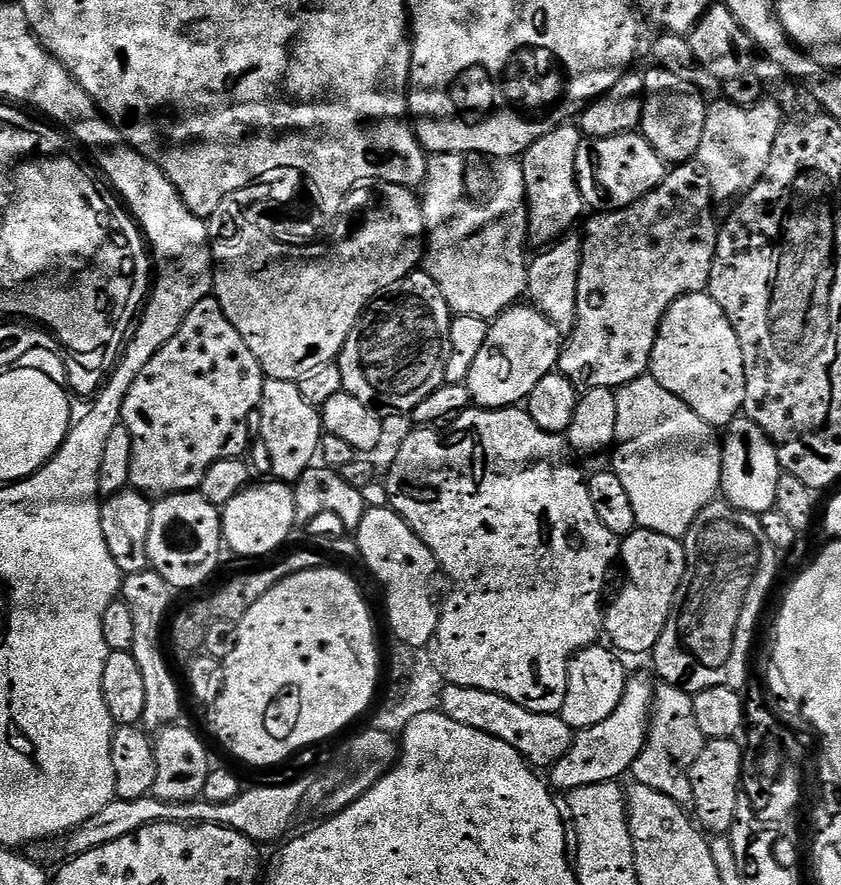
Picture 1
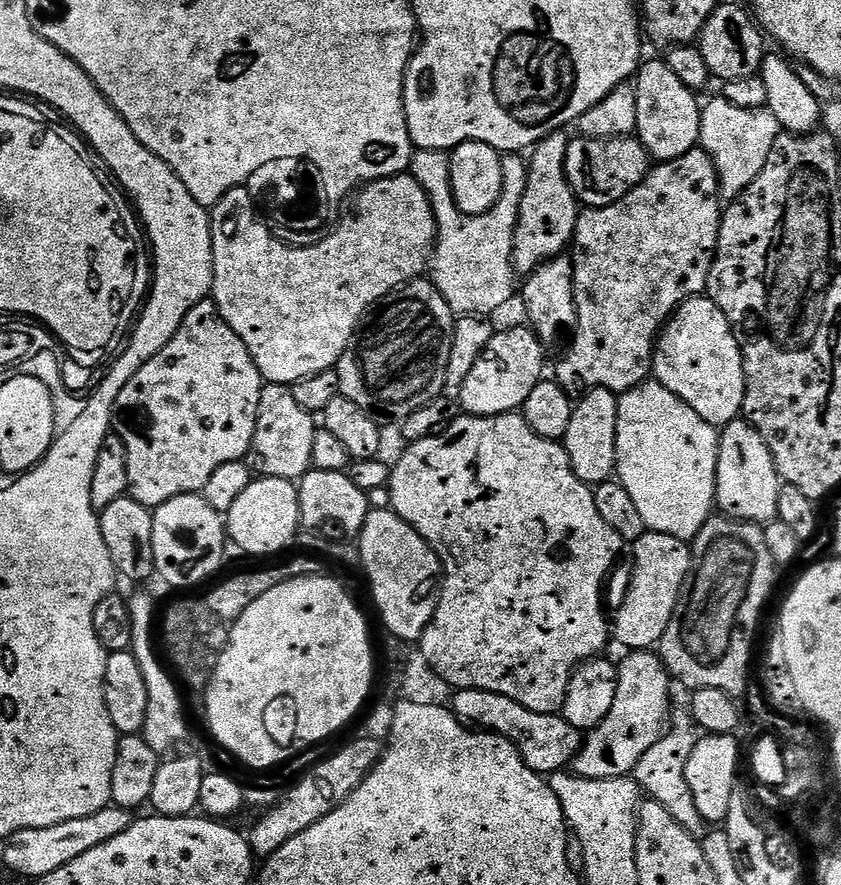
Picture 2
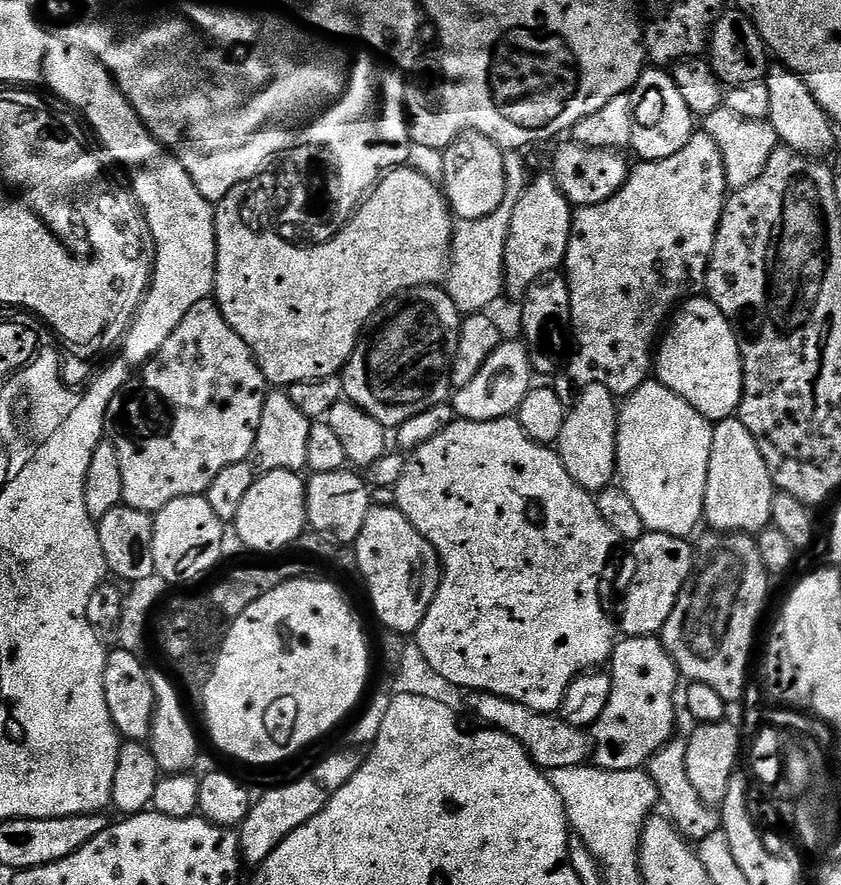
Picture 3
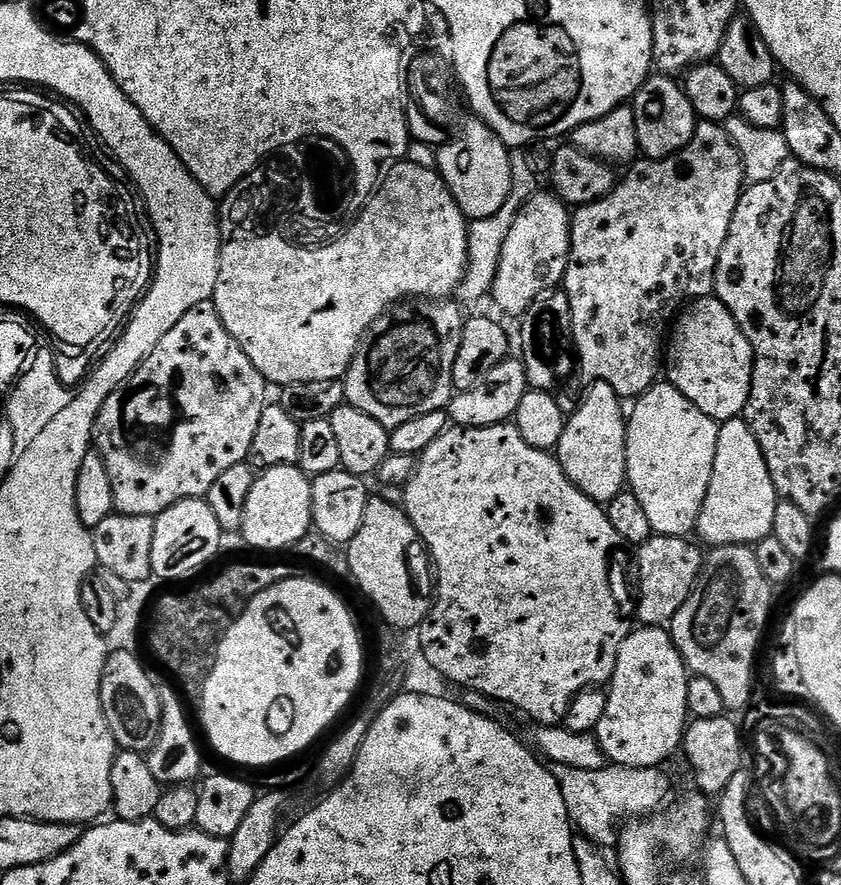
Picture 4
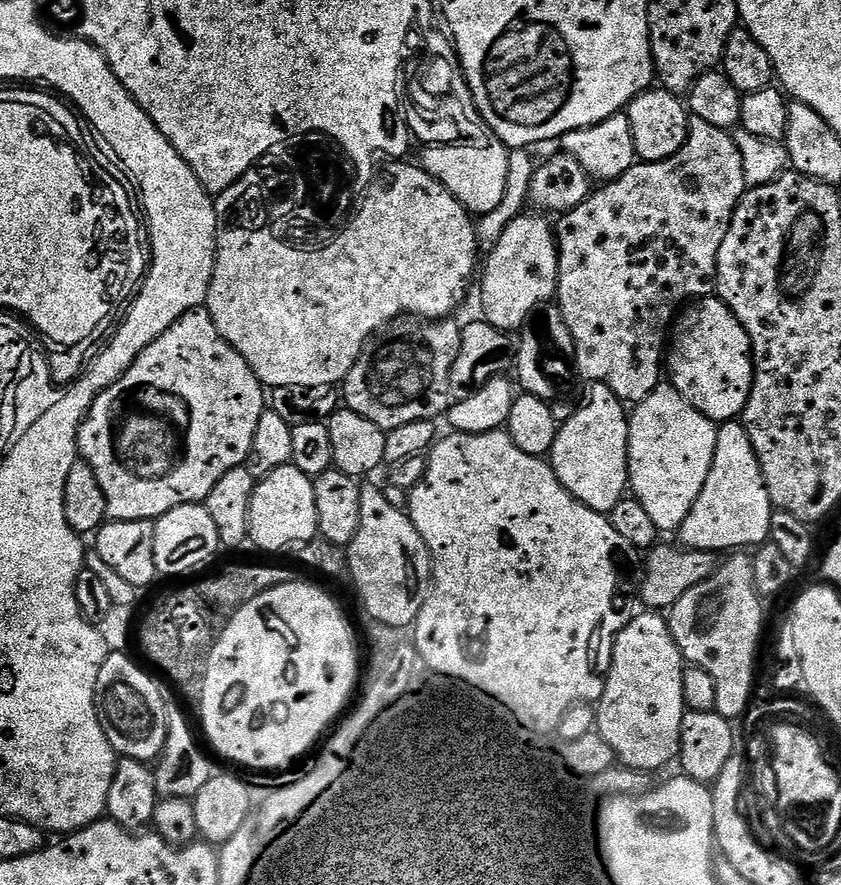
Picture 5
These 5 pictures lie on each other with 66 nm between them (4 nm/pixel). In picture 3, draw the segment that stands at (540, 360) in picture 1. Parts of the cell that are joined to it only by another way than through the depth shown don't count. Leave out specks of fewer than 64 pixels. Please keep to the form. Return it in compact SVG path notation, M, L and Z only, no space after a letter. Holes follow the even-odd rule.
M505 339L486 358L486 364L466 386L457 389L450 403L453 413L468 421L494 421L513 415L520 407L522 398L532 387L534 373L528 357L528 349L519 339ZM517 340L517 341L516 341ZM532 380L532 381L531 381Z

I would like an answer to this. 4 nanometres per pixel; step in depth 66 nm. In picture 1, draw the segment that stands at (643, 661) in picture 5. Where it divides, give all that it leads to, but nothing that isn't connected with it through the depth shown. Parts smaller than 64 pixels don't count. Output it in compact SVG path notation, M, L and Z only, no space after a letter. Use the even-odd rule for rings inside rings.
M629 675L618 710L614 710L606 722L579 729L573 735L570 750L566 750L566 754L562 754L559 762L550 769L550 784L557 793L560 791L561 794L567 794L587 784L616 782L621 779L619 776L623 772L625 774L631 769L647 742L649 720L652 718L653 689L653 681L648 681L644 676Z

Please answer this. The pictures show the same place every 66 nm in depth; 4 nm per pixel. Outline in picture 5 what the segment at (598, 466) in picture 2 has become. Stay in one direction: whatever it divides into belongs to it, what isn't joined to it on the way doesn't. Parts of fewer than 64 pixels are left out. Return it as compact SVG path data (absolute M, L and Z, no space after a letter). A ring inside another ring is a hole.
M589 383L588 401L559 425L550 463L558 482L578 502L590 510L609 513L629 491L628 422L629 409L605 384Z

